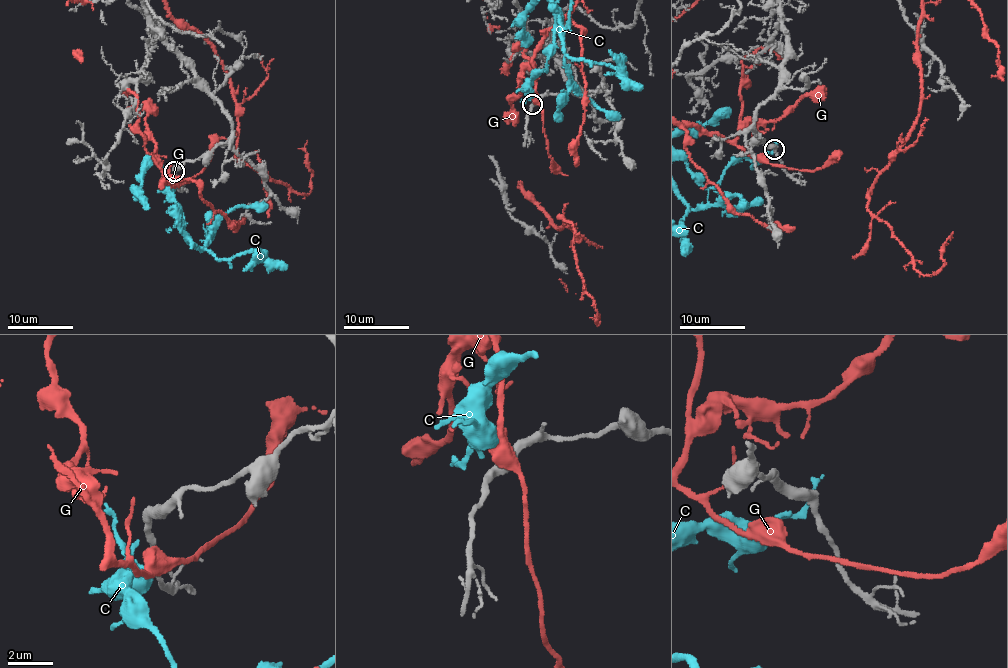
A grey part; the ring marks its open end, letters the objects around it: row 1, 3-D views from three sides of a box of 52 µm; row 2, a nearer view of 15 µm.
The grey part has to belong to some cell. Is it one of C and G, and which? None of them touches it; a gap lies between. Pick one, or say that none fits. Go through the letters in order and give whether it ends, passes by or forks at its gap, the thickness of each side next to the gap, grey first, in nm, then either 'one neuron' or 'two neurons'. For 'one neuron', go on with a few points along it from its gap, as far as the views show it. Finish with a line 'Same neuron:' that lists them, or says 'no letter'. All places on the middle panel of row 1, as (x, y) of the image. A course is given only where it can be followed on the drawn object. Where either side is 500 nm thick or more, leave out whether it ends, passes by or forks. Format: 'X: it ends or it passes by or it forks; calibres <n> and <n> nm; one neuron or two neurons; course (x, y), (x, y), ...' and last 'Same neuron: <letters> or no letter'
C: it passes by; calibres 400 and 140 nm; one neuron
G: it passes by; calibres 400 and 480 nm; two neurons
Same neuron: C

